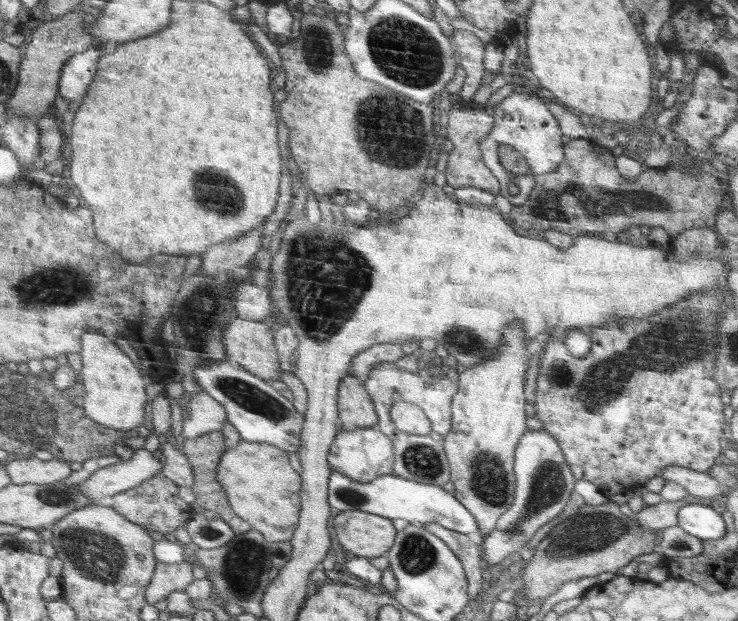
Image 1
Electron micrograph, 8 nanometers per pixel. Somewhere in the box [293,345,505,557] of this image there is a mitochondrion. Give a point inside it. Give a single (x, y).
(422, 461)

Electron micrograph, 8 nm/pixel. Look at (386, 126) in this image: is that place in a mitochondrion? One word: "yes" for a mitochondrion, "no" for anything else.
yes

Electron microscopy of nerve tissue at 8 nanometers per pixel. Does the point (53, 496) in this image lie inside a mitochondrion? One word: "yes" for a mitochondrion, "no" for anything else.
yes

